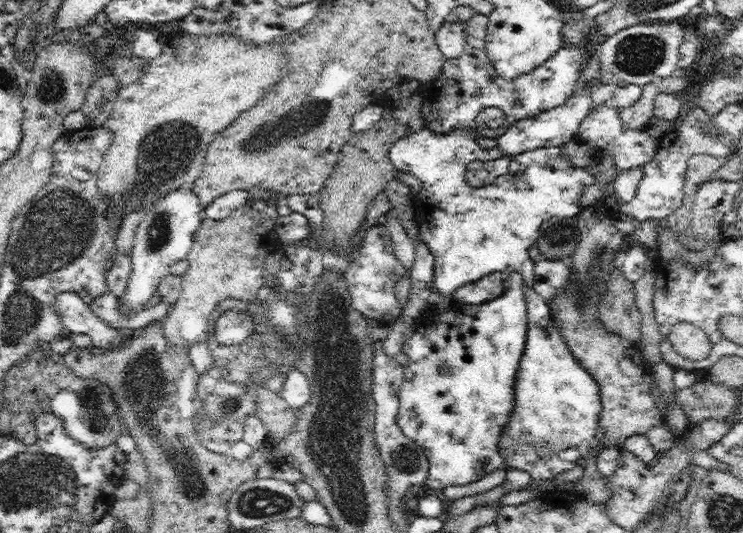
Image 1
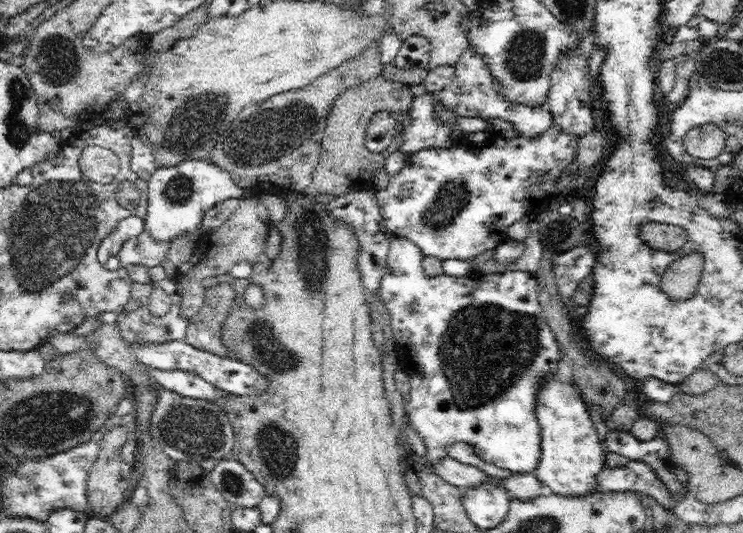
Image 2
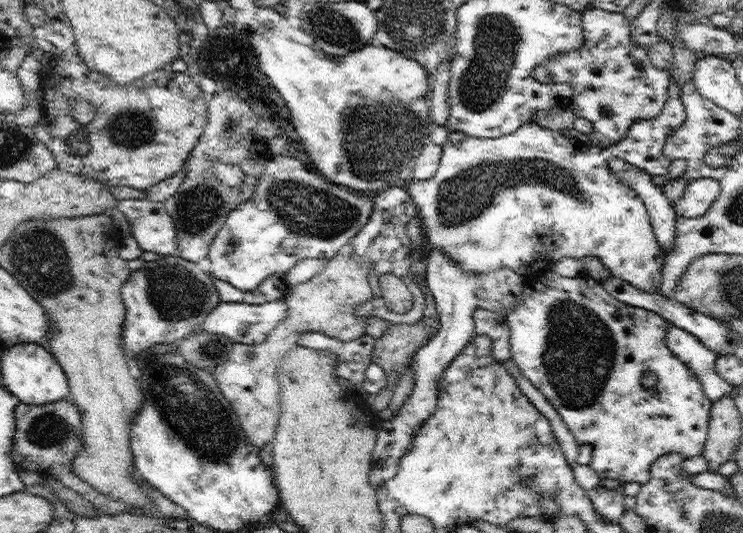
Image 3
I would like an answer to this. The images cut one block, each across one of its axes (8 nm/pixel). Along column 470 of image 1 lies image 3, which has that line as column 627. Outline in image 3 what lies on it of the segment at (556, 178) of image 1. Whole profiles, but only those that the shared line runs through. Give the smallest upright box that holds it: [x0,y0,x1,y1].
[406,81,685,294]

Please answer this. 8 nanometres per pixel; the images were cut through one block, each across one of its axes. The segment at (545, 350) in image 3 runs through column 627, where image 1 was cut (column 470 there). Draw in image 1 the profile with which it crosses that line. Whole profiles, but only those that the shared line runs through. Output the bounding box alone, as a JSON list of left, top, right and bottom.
[397,272,528,492]

